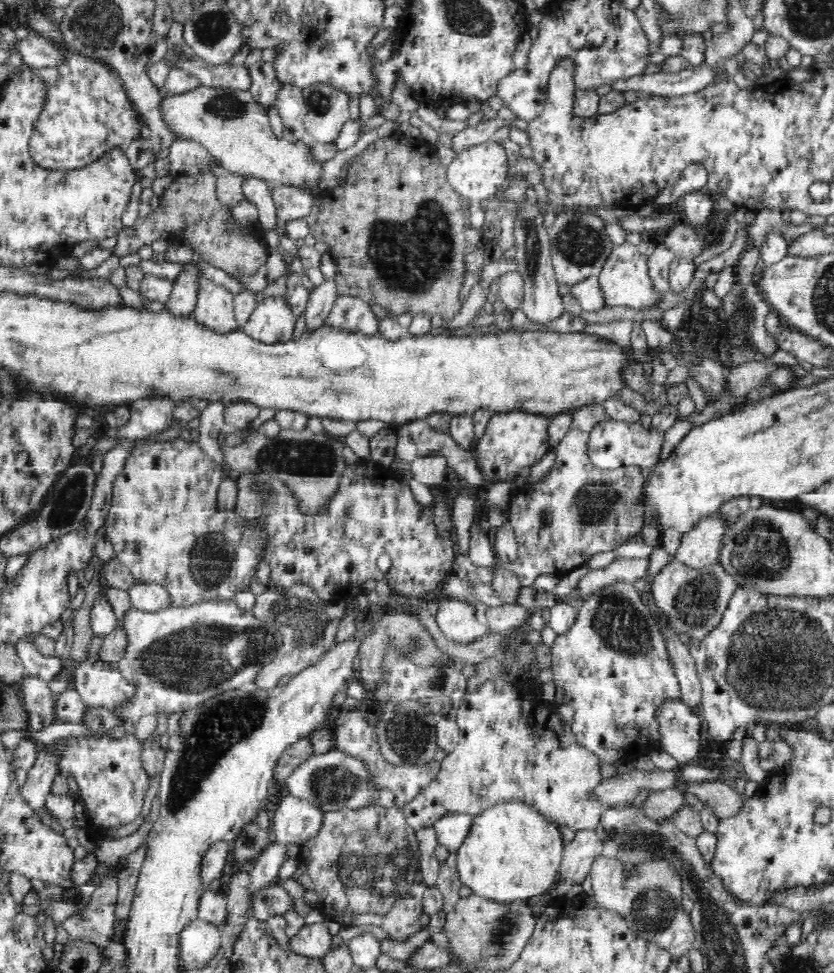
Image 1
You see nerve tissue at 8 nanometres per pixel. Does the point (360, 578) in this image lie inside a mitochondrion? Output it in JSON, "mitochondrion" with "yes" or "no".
{"mitochondrion":"no"}

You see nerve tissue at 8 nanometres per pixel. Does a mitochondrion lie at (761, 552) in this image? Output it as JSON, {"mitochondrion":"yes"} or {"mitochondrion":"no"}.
{"mitochondrion":"yes"}

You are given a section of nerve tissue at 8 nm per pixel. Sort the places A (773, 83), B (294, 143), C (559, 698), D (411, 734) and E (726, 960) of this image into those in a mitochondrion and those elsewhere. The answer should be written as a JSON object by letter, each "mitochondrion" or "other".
{"A":"other","B":"other","C":"other","D":"mitochondrion","E":"mitochondrion"}

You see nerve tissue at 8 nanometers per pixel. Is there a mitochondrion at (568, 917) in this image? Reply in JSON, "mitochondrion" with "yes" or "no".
{"mitochondrion":"no"}

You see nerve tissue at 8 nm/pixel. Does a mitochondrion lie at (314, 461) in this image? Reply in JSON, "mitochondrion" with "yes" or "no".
{"mitochondrion":"yes"}

